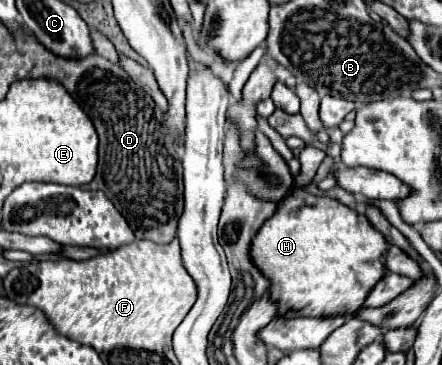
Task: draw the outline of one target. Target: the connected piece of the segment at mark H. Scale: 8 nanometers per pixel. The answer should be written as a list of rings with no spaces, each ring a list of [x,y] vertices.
[[[302,188],[290,190],[270,220],[262,224],[250,244],[252,264],[270,280],[270,300],[278,304],[280,316],[352,316],[362,308],[366,292],[384,276],[384,252],[388,242],[366,220],[364,214],[352,210],[332,198],[314,196]]]

